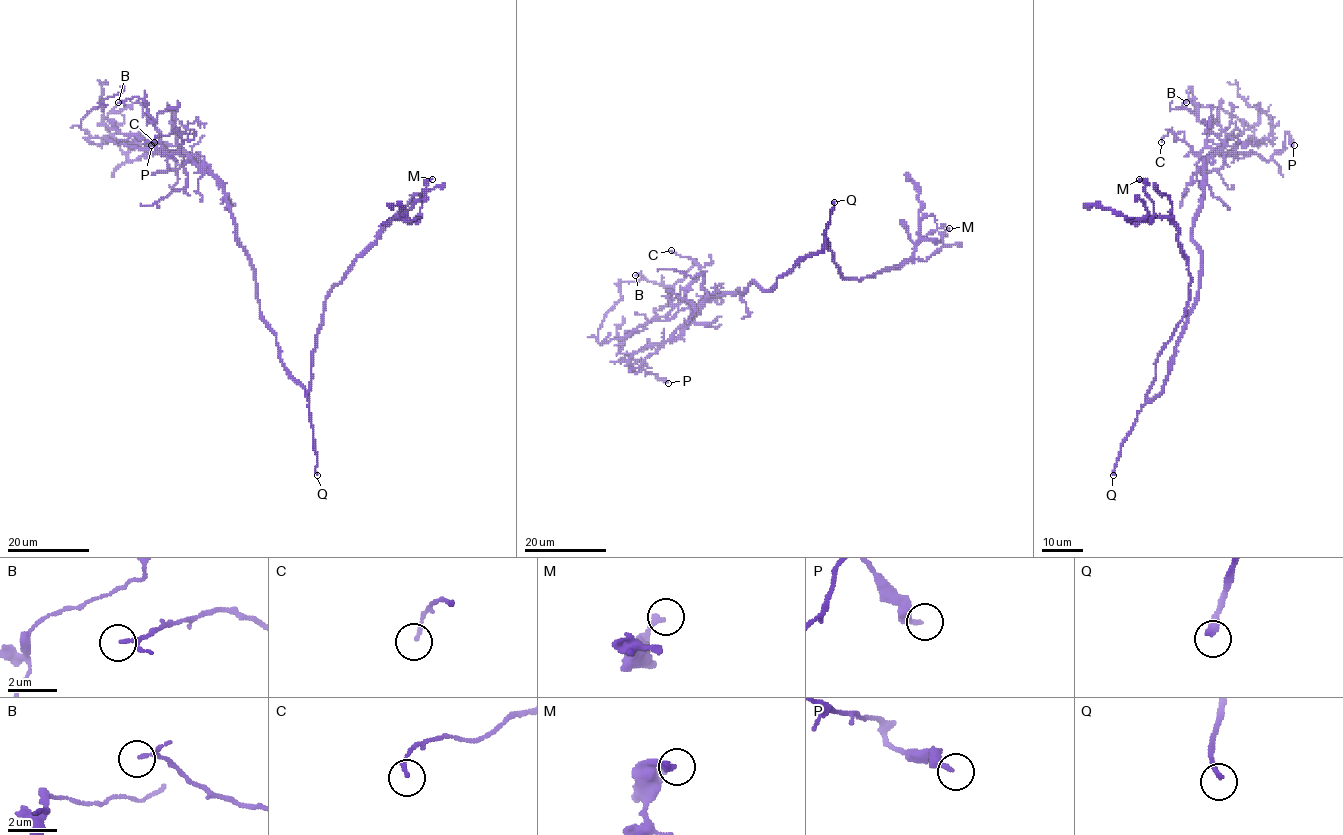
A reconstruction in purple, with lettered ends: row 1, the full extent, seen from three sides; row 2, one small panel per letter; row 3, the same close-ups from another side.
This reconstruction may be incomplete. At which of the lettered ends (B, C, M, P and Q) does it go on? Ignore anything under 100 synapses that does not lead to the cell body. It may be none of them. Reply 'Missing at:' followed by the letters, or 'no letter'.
Missing at: Q

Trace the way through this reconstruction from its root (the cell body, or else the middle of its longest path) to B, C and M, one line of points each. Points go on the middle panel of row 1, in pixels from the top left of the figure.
B: (778, 278), (769, 290), (752, 281), (742, 291), (712, 293), (690, 307), (671, 296), (671, 287), (635, 275)
C: (778, 278), (769, 290), (752, 281), (742, 291), (712, 293), (691, 307), (684, 296), (700, 267), (671, 250)
M: (778, 278), (820, 253), (823, 236), (841, 275), (861, 279), (900, 266), (920, 240), (939, 243), (949, 228)

